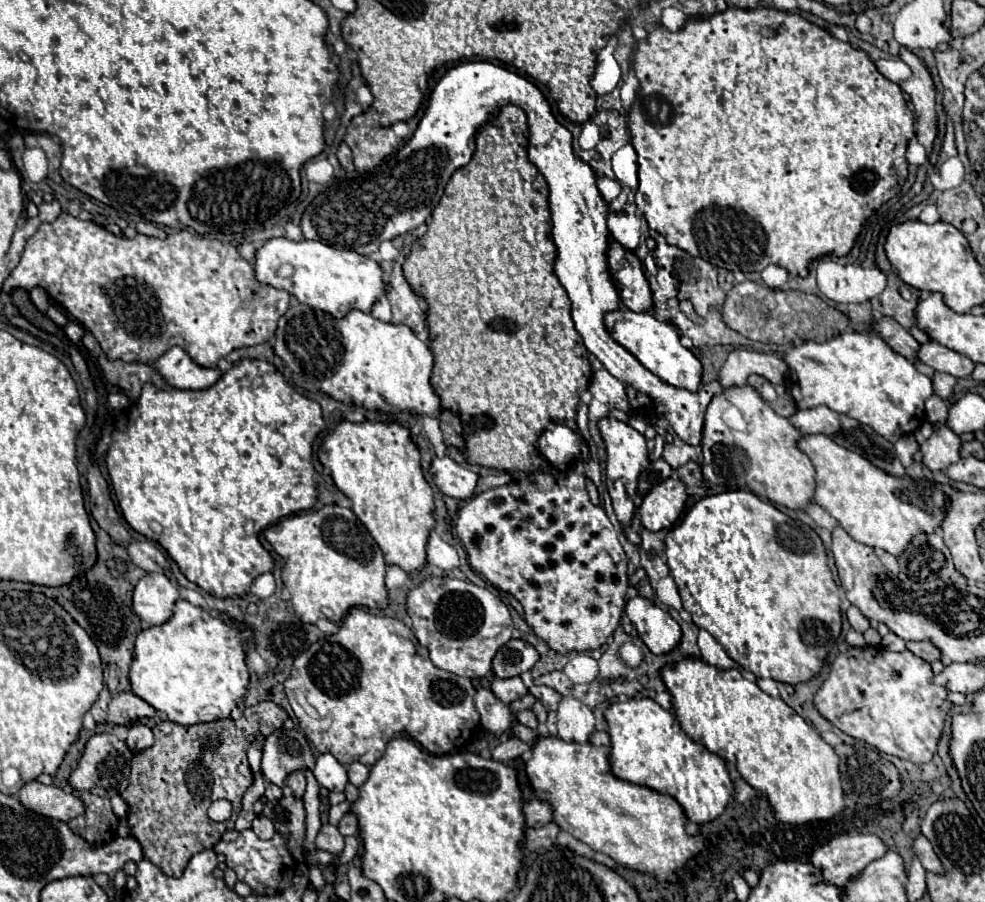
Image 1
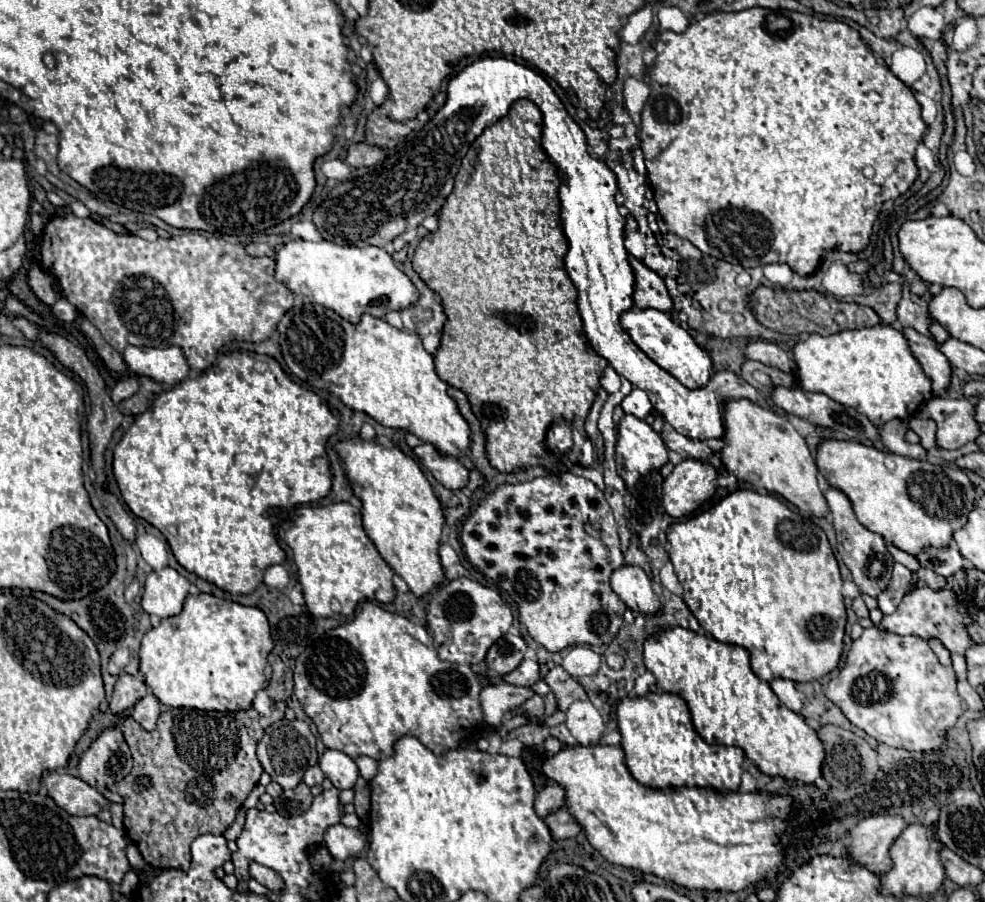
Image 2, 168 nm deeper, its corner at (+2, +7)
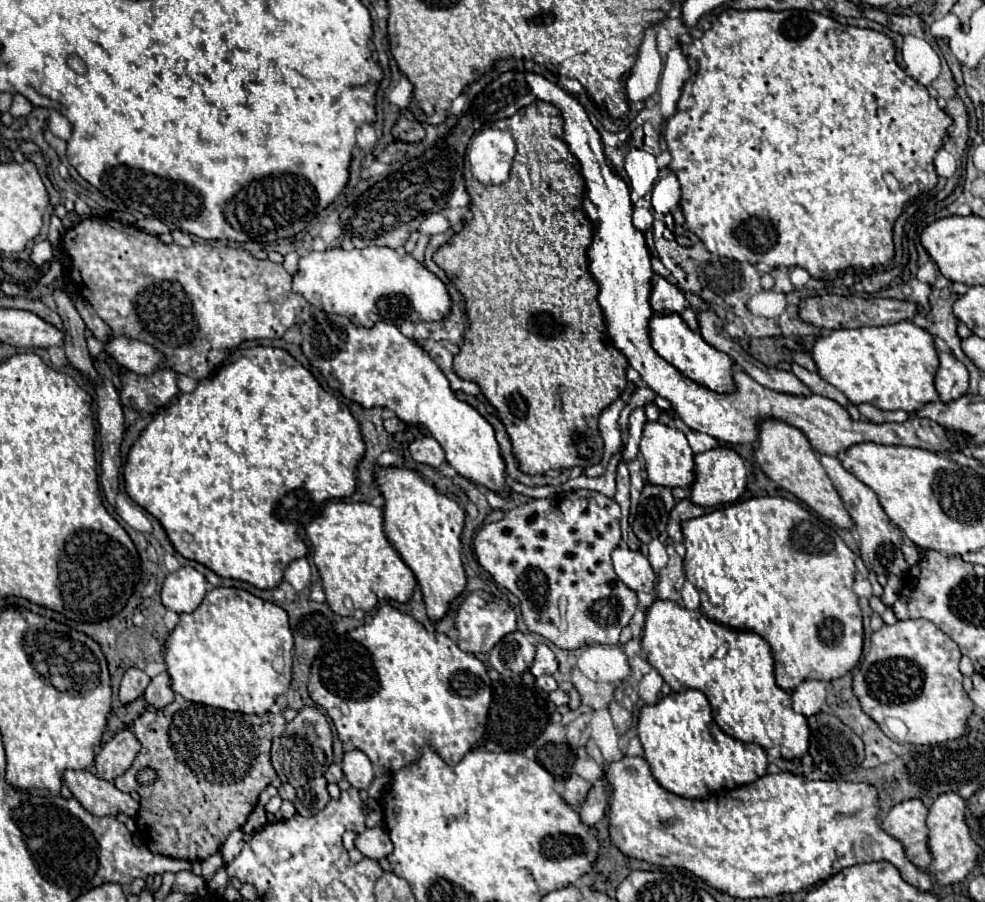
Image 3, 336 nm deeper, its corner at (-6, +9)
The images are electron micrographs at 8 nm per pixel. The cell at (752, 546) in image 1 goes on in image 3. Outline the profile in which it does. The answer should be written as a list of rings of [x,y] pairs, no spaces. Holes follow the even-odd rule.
[[[760,496],[760,498],[750,498],[750,500],[742,500],[742,502],[734,502],[728,504],[724,508],[712,510],[700,518],[692,518],[682,522],[682,532],[684,532],[684,546],[686,546],[686,558],[684,558],[684,572],[688,582],[700,592],[700,612],[718,624],[724,624],[732,630],[748,630],[748,632],[756,632],[758,636],[762,636],[772,650],[774,656],[774,674],[776,674],[776,684],[788,692],[792,692],[802,680],[834,680],[844,676],[848,670],[852,670],[860,656],[862,656],[862,638],[864,638],[864,630],[862,630],[862,612],[858,606],[858,598],[852,592],[852,582],[854,582],[854,554],[852,550],[842,542],[842,538],[834,532],[834,528],[818,518],[816,514],[812,514],[810,510],[802,508],[800,504],[780,498],[780,496]]]

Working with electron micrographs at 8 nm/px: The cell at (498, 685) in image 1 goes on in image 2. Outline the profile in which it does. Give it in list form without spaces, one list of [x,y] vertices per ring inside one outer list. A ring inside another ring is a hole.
[[[522,660],[522,664],[504,676],[504,682],[516,684],[516,686],[532,686],[534,682],[540,680],[540,664],[538,660]]]

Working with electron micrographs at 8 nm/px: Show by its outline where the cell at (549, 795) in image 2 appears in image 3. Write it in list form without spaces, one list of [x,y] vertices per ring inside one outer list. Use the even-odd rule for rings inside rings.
[[[572,774],[566,784],[564,784],[564,790],[562,790],[562,798],[566,804],[570,804],[572,808],[576,808],[588,794],[588,790],[592,788],[592,784],[576,774]]]

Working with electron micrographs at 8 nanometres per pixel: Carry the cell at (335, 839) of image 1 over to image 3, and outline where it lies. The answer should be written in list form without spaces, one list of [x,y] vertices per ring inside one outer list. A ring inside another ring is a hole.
[[[380,826],[366,828],[362,834],[358,834],[356,840],[354,840],[354,846],[366,858],[372,858],[372,860],[386,858],[392,852],[392,842],[388,838],[388,832],[384,828],[380,828]]]

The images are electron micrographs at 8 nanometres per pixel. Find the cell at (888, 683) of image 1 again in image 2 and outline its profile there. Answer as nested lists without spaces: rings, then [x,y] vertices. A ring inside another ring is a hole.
[[[876,626],[866,628],[864,634],[858,640],[854,640],[846,664],[840,670],[840,674],[834,680],[830,680],[826,696],[844,712],[844,716],[852,724],[862,728],[868,736],[876,738],[882,744],[914,752],[940,750],[940,746],[946,740],[948,728],[952,728],[958,716],[966,710],[966,702],[956,692],[954,670],[938,662],[936,654],[930,650],[924,638],[898,636]]]

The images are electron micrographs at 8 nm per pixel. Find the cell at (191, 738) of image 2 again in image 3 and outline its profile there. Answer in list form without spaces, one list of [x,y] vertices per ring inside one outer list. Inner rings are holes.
[[[176,696],[172,704],[158,712],[146,710],[134,722],[134,734],[140,740],[142,748],[124,776],[116,778],[114,784],[120,790],[136,790],[140,794],[140,810],[136,816],[136,826],[142,836],[142,842],[150,852],[188,860],[202,862],[218,852],[220,840],[232,830],[238,830],[252,808],[258,804],[260,792],[276,778],[276,770],[270,764],[270,744],[272,738],[282,734],[284,726],[274,714],[240,714],[228,712],[196,702],[188,702],[182,696]],[[142,766],[152,766],[158,772],[158,780],[152,786],[140,786],[136,782],[136,772]]]

